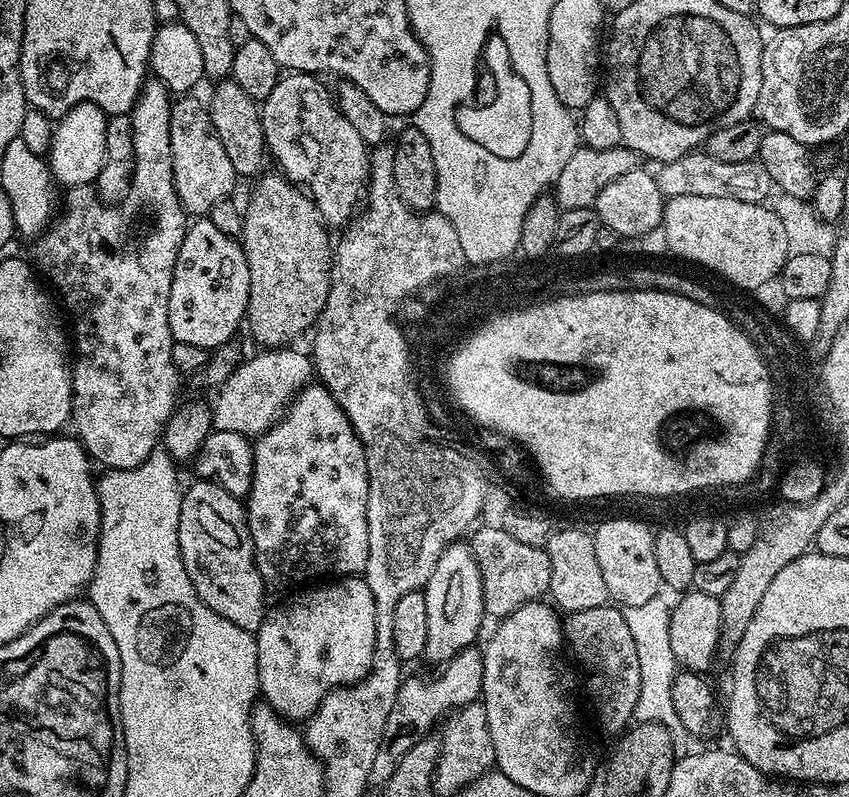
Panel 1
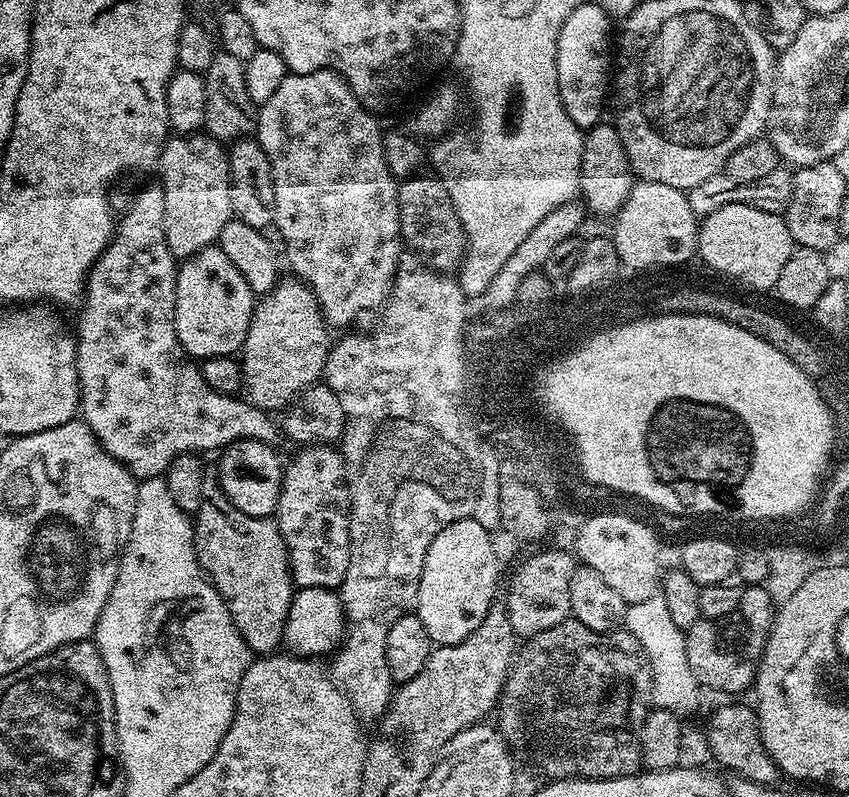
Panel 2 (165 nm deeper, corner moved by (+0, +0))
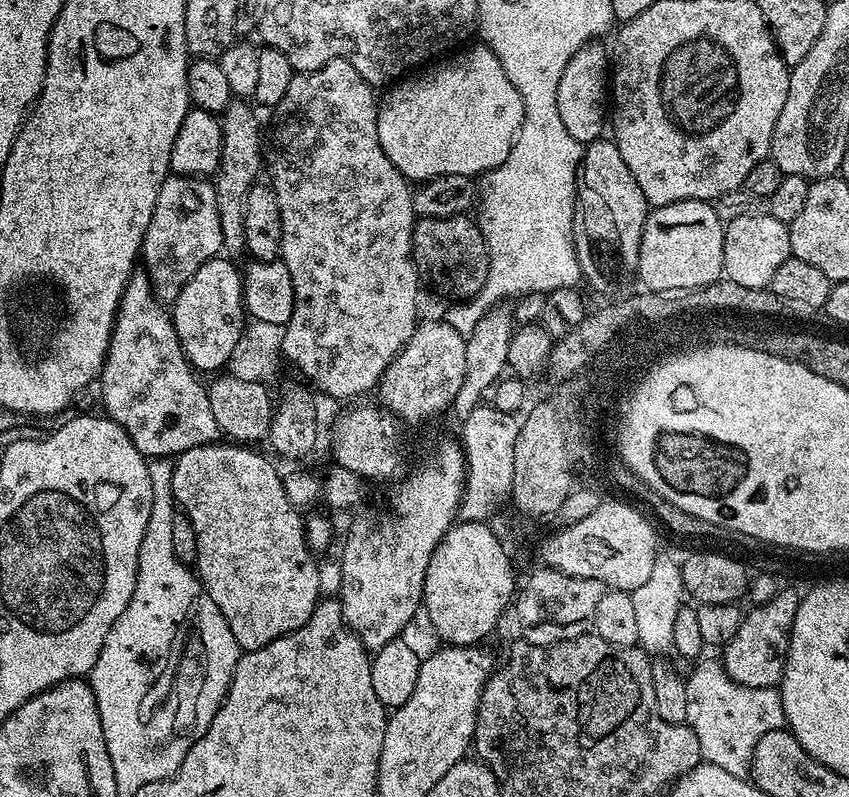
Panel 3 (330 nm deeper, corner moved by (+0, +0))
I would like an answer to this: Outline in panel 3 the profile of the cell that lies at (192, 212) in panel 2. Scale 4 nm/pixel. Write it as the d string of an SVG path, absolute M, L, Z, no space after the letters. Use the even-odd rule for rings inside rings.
M170 174L158 190L158 202L144 235L142 264L152 280L152 294L171 306L182 286L194 278L194 270L222 252L222 222L218 218L216 185L203 176Z

